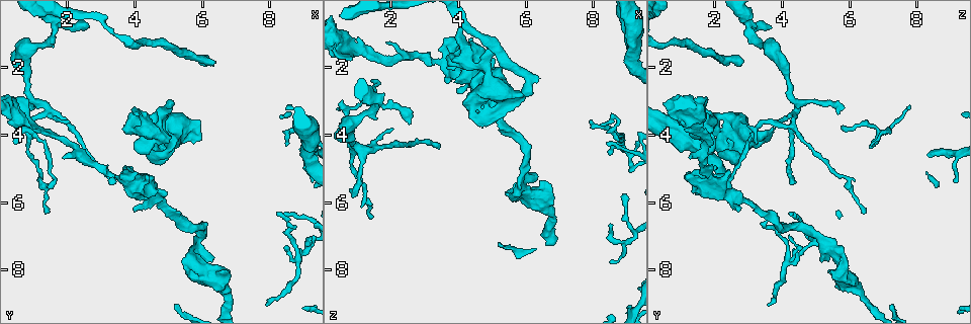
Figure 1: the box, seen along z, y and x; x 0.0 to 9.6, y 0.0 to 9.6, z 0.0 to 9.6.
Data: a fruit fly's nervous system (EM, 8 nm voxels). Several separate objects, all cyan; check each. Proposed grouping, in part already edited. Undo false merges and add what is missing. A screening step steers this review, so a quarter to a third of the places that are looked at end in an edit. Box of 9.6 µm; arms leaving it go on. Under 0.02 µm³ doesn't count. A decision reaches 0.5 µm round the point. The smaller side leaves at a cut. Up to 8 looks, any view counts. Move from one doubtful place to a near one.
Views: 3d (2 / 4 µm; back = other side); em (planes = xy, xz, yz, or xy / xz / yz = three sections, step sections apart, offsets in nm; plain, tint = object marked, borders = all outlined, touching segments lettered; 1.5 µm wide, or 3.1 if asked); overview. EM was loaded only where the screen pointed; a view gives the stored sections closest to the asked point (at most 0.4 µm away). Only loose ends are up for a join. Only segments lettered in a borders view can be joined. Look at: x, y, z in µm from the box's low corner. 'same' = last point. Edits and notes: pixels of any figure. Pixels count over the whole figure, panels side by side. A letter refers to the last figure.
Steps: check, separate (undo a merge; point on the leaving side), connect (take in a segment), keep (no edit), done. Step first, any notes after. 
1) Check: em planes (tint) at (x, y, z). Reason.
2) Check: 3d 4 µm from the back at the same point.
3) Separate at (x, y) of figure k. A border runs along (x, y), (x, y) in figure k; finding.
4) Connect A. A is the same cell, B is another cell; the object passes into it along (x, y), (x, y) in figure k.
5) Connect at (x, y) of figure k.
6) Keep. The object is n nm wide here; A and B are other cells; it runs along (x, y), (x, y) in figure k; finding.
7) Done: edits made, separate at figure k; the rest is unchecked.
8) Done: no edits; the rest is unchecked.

Check: em planes (plain) at (4.45, 5.25, 1.20). Thick end.

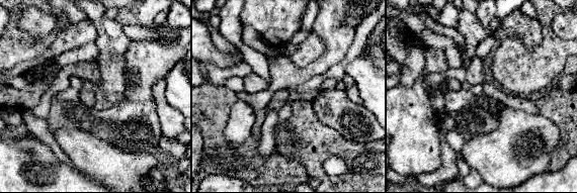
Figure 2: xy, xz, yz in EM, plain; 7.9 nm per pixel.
Check: em planes (borders) at the same point. What lies round it.

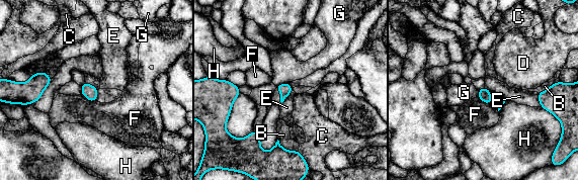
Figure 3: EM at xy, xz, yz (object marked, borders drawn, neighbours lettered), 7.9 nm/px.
Keep. The longest contact is with B, 190 nm; B, C, D, E, F, G and H are other cells; a border runs along (293, 90), (281, 103) in figure 3; no lettered segment goes on from it.

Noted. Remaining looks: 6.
Check: 3d 2 µm at (1.05, 3.80, 1.10). Thin end.

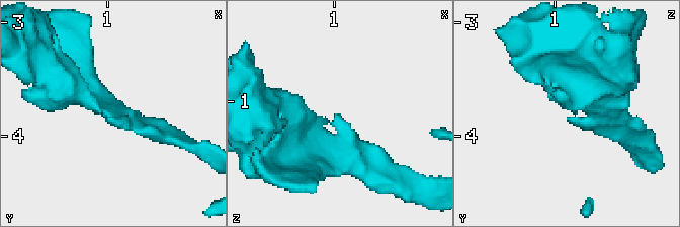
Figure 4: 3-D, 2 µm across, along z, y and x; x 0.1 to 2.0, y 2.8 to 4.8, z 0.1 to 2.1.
Check: em 3.1 µm xz step 8 (borders) at (1.04, 3.80, 1.12). Now the EM.

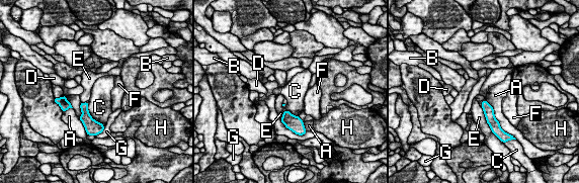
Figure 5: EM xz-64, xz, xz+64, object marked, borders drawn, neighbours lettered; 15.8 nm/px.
Check: em 3.1 µm planes (borders) at the same point.

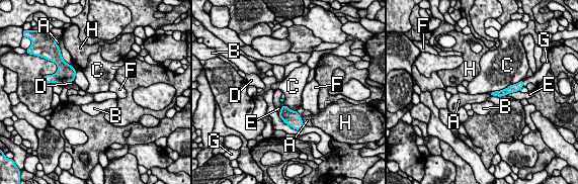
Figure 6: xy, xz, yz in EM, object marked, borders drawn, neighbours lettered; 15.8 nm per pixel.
Keep. The longest contact is with C, 550 nm; A, B, C, D, E, F, G and H are other cells; it runs along (518, 87), (497, 93) in figure 6; none of them fits.

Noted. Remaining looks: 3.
Check: 3d 4 µm from the back at (3.35, 5.45, 4.40). End of a long branch.

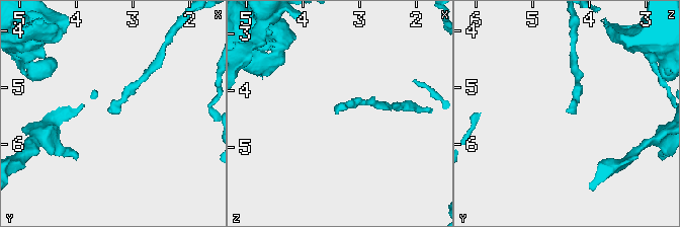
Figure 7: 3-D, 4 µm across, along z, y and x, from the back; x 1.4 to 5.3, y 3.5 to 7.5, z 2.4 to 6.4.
Check: em xz step 8 (borders) at (3.35, 5.45, 4.40). Shape alone is not enough.

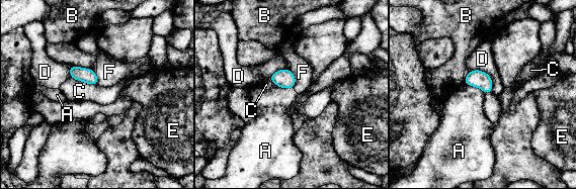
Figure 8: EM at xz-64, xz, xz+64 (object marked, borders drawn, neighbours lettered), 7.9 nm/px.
Keep. A, B, C, D, E and F are other cells; a border runs along (465, 84), (477, 86), (485, 94) in figure 8; none of them fits.

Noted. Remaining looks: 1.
Check: em planes (borders) at (9.05, 7.30, 4.80). Thick turns thin.

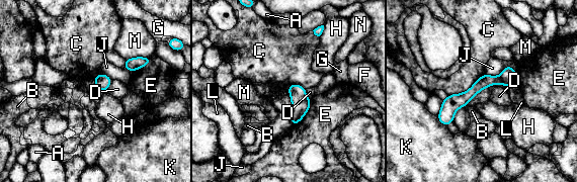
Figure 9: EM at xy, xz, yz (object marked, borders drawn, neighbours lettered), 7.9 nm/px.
Keep. A, B, C, D, E, F, G, H, J, K, L, M and N are other cells; it runs along (513, 73), (484, 81), (441, 119) in figure 9; one neuron here.

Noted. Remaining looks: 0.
Done: no edits; the rest is unchecked.

